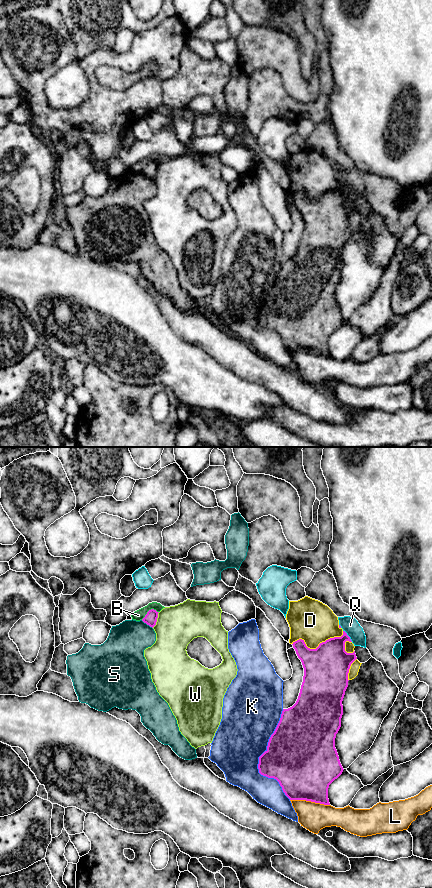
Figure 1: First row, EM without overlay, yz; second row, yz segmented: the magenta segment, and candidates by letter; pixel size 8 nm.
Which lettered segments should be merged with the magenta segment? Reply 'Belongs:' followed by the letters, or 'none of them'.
Belongs: none of them

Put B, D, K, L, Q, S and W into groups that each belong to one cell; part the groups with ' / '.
B / D / K / L / Q / S / W

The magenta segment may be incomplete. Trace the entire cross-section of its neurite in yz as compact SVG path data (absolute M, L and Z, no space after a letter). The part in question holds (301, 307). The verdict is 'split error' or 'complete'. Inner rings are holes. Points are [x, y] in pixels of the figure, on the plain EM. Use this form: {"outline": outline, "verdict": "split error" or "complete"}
{"outline": "M343 183L341 189L330 190L320 195L316 201L308 200L302 191L292 196L304 220L300 245L292 259L283 261L280 273L269 291L267 302L259 309L258 316L259 325L268 330L276 331L290 352L306 352L330 357L328 351L329 337L344 322L335 300L335 290L341 279L342 253L348 239L349 221L357 211L355 203L353 205L345 203L346 193L352 194L347 185Z", "verdict": "complete"}

